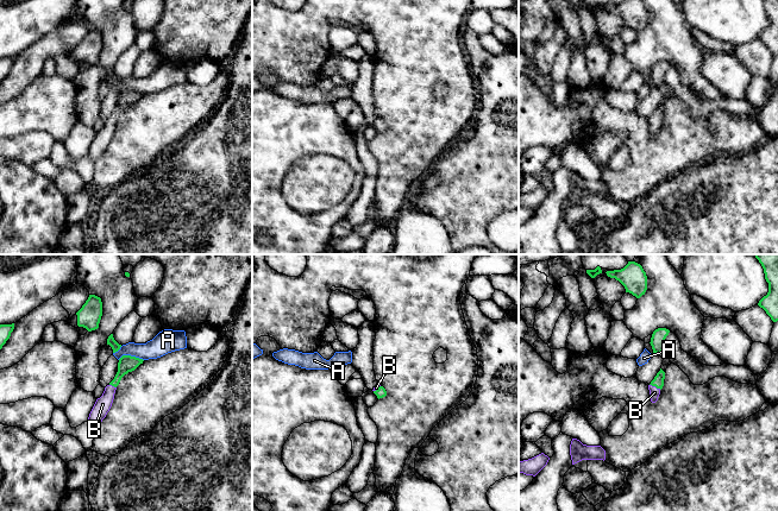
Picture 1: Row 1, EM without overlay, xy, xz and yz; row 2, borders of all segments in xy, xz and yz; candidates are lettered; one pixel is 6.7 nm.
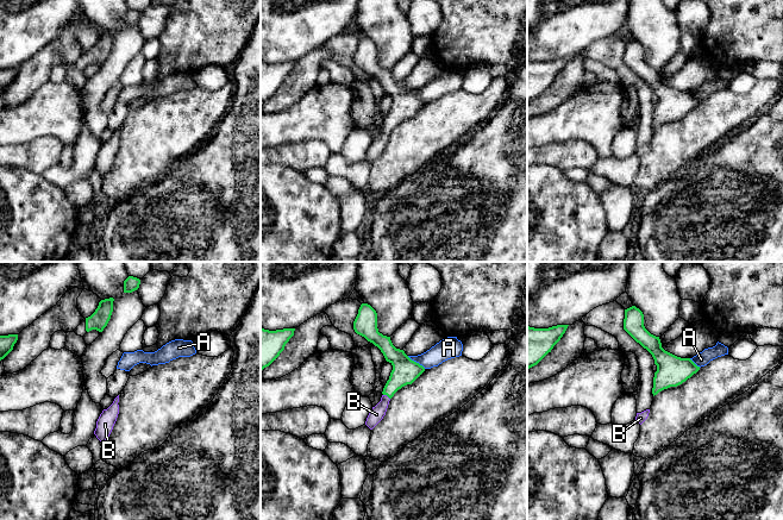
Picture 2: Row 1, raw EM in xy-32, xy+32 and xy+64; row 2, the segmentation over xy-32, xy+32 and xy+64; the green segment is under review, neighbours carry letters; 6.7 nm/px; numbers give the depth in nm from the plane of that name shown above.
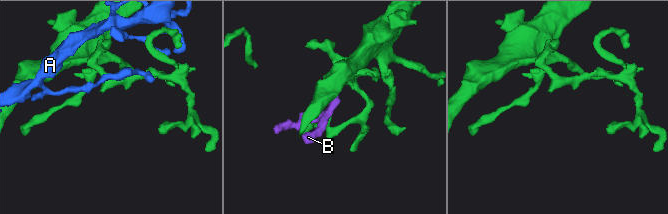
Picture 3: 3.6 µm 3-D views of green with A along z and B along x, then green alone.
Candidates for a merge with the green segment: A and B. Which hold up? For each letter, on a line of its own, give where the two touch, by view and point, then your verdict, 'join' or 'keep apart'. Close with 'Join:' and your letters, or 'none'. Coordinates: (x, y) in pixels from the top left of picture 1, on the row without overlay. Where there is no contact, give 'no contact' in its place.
A: xy (130, 89) | keep apart
B: yz (656, 120) | join
Join: B

